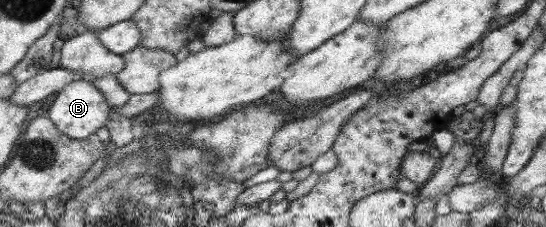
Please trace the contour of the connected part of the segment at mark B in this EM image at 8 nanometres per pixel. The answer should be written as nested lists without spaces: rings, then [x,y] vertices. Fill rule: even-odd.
[[[77,79],[58,92],[57,98],[51,104],[49,118],[63,134],[81,140],[90,137],[101,126],[106,126],[110,120],[110,110],[105,95],[98,87],[85,79]]]

